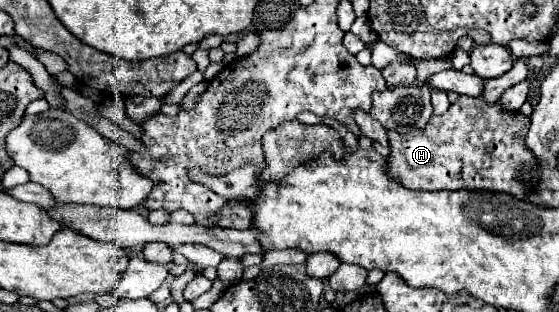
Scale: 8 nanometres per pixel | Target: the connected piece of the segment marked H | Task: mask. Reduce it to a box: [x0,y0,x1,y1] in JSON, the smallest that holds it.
[387,96,537,200]

